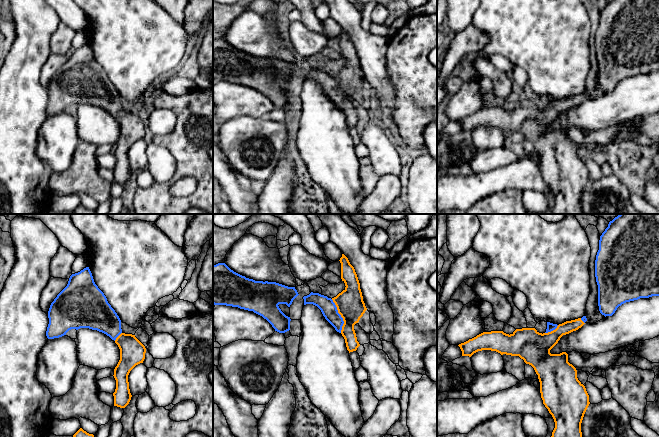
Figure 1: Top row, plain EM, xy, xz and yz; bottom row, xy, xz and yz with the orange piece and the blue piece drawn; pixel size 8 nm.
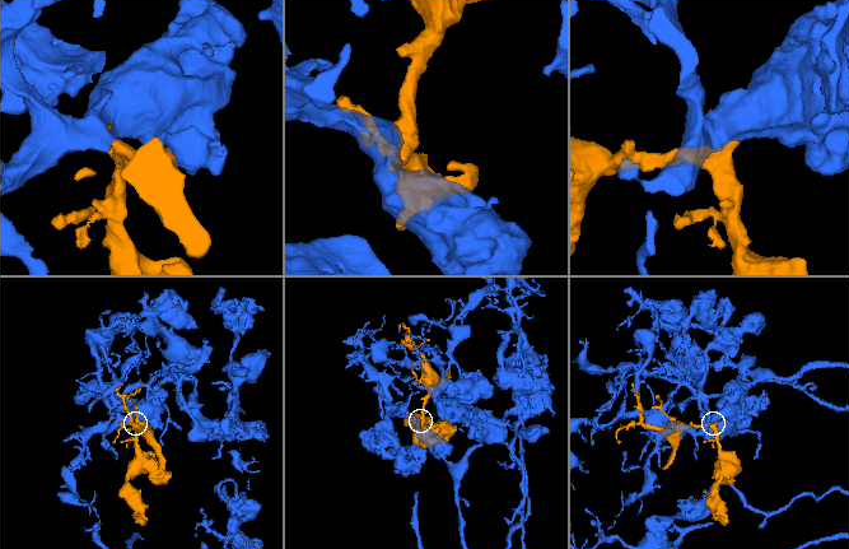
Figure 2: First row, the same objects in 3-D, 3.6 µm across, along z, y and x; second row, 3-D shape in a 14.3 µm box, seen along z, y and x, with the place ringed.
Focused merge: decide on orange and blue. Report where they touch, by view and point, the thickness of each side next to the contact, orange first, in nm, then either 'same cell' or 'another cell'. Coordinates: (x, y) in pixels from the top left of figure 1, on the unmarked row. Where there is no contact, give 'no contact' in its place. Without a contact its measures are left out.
xz (341, 92) | 220/130 nm | same cell

